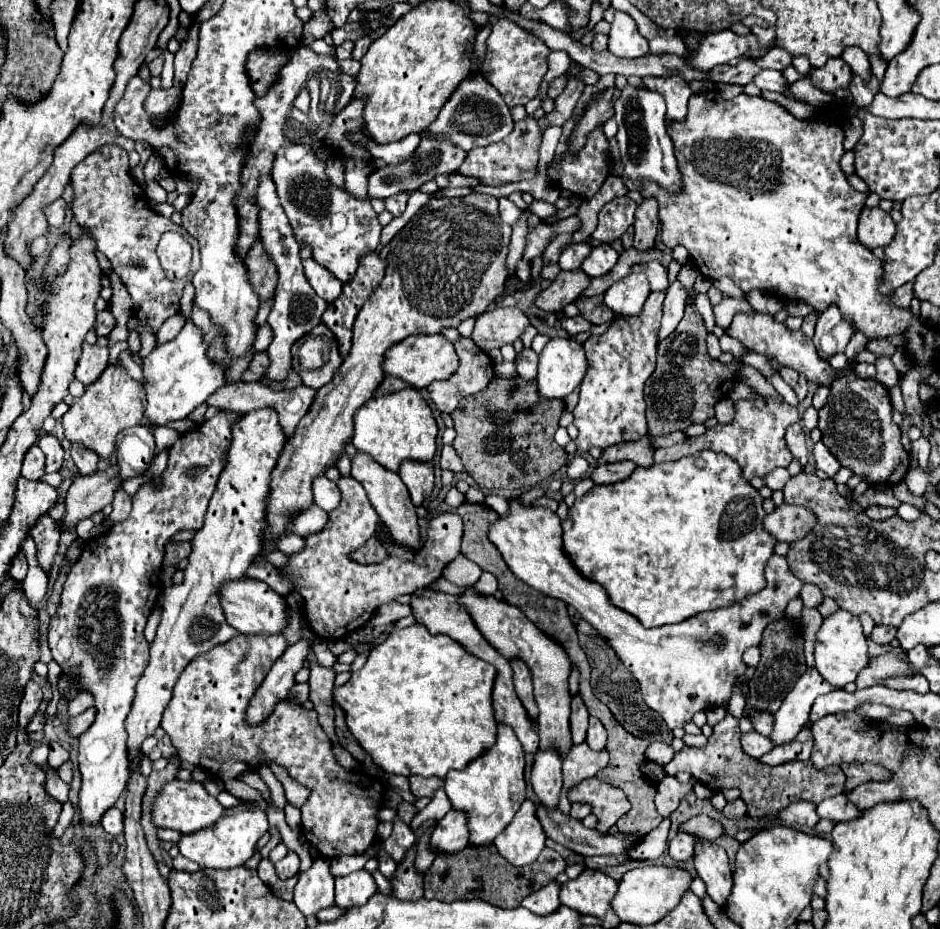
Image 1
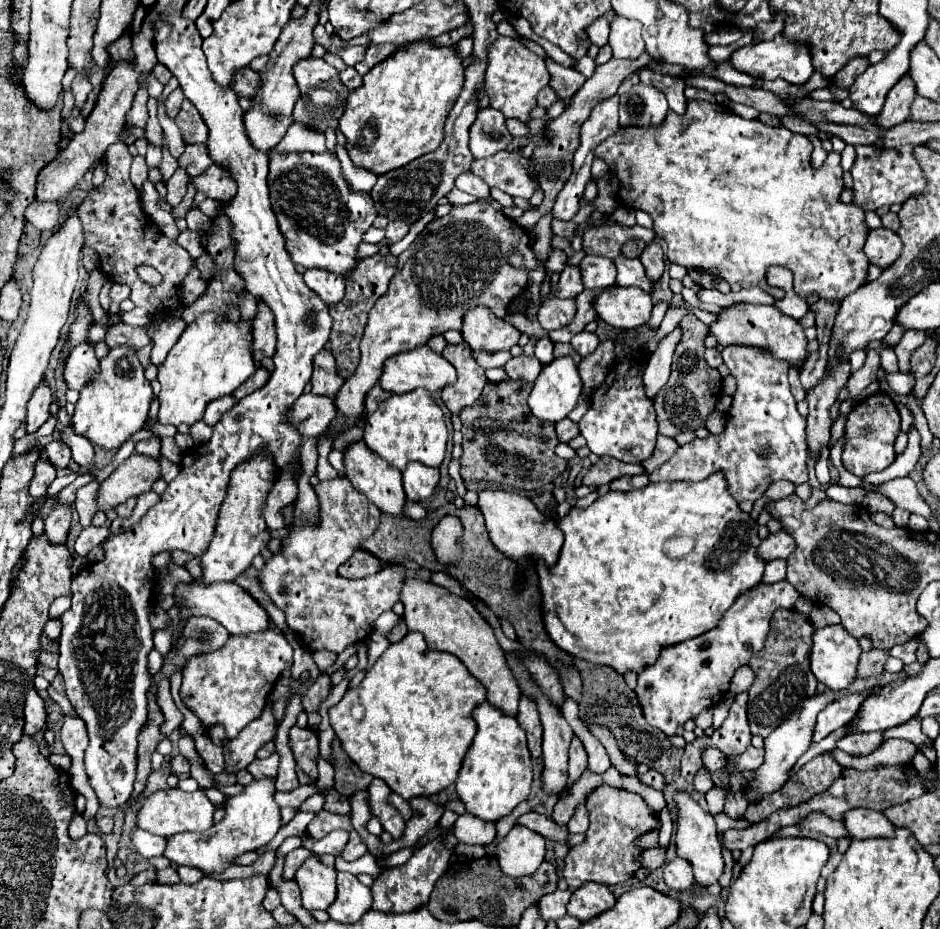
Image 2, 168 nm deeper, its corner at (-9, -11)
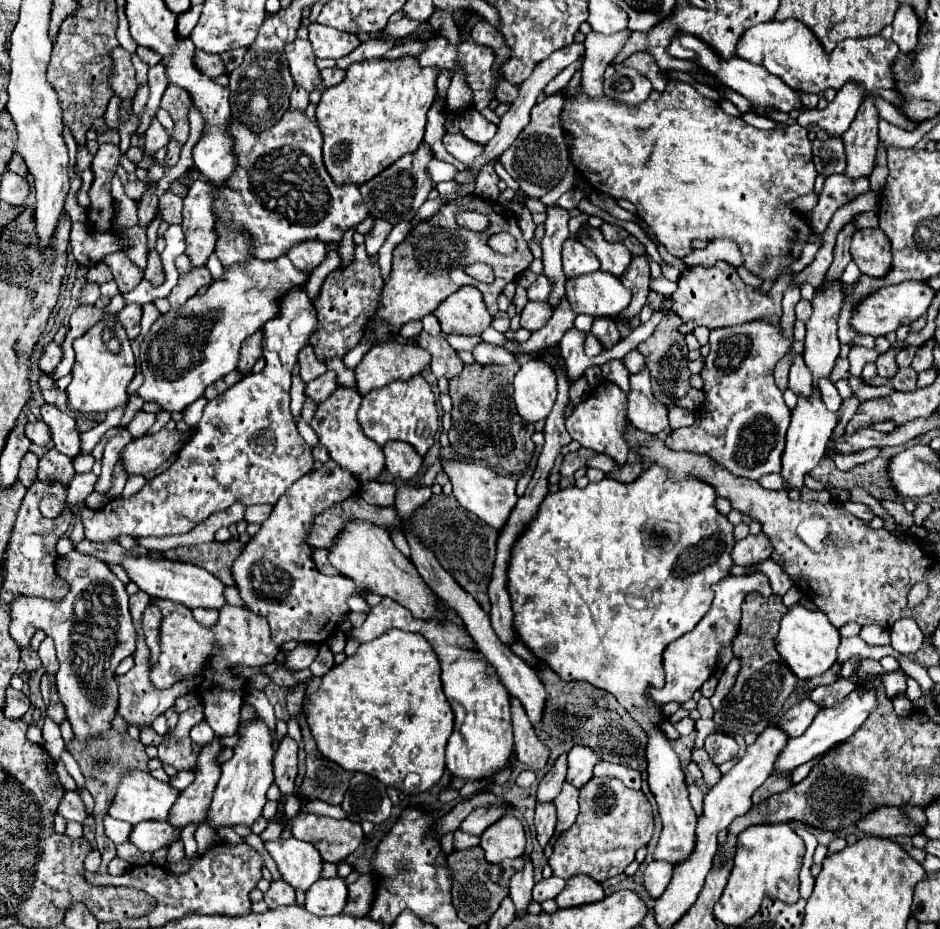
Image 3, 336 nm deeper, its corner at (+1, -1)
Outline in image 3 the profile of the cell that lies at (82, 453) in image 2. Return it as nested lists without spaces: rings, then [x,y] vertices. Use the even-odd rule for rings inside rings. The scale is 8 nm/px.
[[[51,404],[41,406],[41,418],[51,430],[51,438],[53,438],[55,448],[65,456],[75,458],[79,452],[79,446],[81,446],[79,432],[75,428],[75,418],[71,414],[57,410]]]

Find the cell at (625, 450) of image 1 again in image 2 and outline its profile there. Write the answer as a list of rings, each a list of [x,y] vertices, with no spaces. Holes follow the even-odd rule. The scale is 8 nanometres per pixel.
[[[599,458],[597,464],[593,464],[587,474],[583,476],[583,484],[585,486],[601,486],[601,484],[611,484],[613,480],[621,478],[621,476],[635,476],[635,474],[643,474],[643,466],[641,464],[625,464],[621,460],[613,460],[613,458]]]

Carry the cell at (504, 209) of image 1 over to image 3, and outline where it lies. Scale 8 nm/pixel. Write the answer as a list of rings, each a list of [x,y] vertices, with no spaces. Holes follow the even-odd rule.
[[[437,158],[429,164],[429,172],[431,172],[431,178],[435,184],[443,182],[443,180],[455,180],[455,176],[459,174],[459,170],[453,164],[447,164],[447,162],[437,160]]]

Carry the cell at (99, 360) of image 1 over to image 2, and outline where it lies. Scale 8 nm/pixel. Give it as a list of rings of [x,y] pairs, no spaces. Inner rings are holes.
[[[83,342],[69,352],[65,360],[65,370],[63,370],[63,380],[67,388],[71,390],[81,390],[85,386],[85,380],[97,372],[97,356],[93,350],[93,344]]]

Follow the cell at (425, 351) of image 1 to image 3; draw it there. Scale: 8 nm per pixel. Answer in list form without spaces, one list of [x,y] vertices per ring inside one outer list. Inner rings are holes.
[[[385,342],[373,346],[355,368],[357,388],[367,394],[373,388],[381,388],[393,380],[409,380],[421,374],[431,364],[427,350],[413,342]]]

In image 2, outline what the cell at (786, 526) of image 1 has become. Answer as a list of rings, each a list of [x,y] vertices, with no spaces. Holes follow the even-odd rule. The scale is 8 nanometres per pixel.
[[[777,532],[777,534],[769,534],[757,548],[757,558],[771,562],[777,558],[787,560],[789,554],[795,550],[793,538],[787,532]]]

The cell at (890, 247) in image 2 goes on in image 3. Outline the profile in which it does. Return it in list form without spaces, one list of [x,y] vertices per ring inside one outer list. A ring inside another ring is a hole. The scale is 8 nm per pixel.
[[[863,228],[853,234],[851,256],[863,274],[881,278],[891,268],[891,242],[881,228]]]

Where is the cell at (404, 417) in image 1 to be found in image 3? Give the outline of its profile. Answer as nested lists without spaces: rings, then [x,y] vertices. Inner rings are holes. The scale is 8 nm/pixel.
[[[413,376],[411,380],[395,380],[383,388],[371,390],[363,396],[359,408],[359,424],[363,432],[375,440],[381,448],[391,440],[401,440],[411,444],[421,456],[433,446],[433,436],[439,426],[439,412],[435,406],[435,396],[423,376]]]

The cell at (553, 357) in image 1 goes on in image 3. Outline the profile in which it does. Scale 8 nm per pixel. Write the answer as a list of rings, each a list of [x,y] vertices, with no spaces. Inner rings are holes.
[[[543,358],[527,360],[515,374],[513,386],[513,400],[521,418],[527,418],[527,422],[547,418],[557,394],[557,374],[551,364]]]

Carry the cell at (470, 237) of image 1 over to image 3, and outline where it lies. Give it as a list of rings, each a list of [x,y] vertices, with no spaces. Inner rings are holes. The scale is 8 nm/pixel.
[[[463,196],[463,198],[455,198],[451,202],[445,202],[435,212],[435,216],[431,216],[427,222],[419,222],[417,226],[413,226],[413,230],[405,236],[405,240],[399,246],[395,246],[389,282],[385,282],[385,286],[381,290],[379,306],[367,322],[369,334],[375,338],[375,344],[389,342],[391,338],[395,338],[399,334],[403,324],[407,324],[411,320],[421,320],[423,316],[433,314],[447,296],[451,296],[453,292],[457,292],[461,286],[467,286],[467,284],[481,290],[487,310],[495,316],[497,314],[497,296],[503,292],[503,288],[509,282],[513,282],[523,270],[527,270],[531,262],[533,262],[533,254],[531,254],[527,242],[523,240],[521,230],[517,226],[517,216],[511,210],[503,208],[501,204],[499,204],[499,210],[495,210],[489,202],[483,202],[475,196]],[[459,212],[479,212],[479,214],[487,216],[489,228],[483,232],[473,232],[469,228],[459,226],[455,220],[455,216]],[[497,232],[509,232],[515,236],[517,250],[511,256],[501,256],[487,246],[489,236],[497,234]],[[475,262],[481,262],[481,264],[487,264],[493,268],[495,280],[491,284],[479,282],[465,272],[463,266],[469,266]]]

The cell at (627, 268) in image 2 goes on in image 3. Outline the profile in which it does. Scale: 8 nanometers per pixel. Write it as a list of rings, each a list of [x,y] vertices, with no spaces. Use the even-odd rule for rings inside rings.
[[[591,228],[587,234],[583,234],[581,242],[599,258],[603,272],[609,272],[619,278],[631,264],[631,258],[633,258],[631,252],[619,242],[607,242],[601,230],[597,228]]]

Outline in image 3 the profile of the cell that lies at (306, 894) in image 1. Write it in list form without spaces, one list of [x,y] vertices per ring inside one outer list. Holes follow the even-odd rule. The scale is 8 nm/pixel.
[[[297,838],[265,842],[267,852],[273,856],[281,878],[289,882],[295,890],[307,892],[313,882],[321,878],[323,860],[311,842],[303,842]]]

